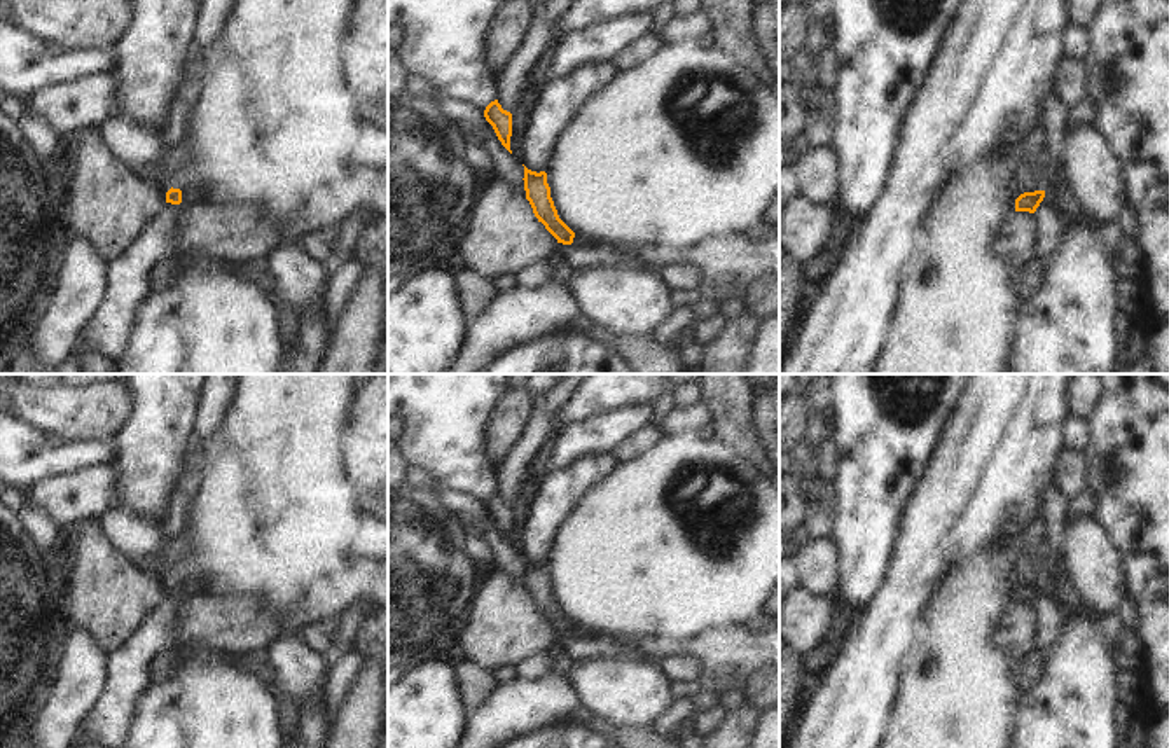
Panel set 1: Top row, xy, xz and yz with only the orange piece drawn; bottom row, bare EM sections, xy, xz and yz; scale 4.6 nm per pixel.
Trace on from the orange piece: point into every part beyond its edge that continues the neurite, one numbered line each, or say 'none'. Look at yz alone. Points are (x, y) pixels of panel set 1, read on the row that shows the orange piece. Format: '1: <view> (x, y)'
1: yz (1051, 222)

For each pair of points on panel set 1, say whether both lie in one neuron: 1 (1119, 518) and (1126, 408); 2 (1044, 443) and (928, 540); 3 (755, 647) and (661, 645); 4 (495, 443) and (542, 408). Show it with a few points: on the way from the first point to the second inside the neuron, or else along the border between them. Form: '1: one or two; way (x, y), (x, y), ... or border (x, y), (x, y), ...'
1: one; way (1127, 490), (1127, 436)
2: one; way (1016, 453), (956, 512)
3: one; way (733, 647), (684, 645)
4: two; border (535, 402), (521, 436), (507, 453)

